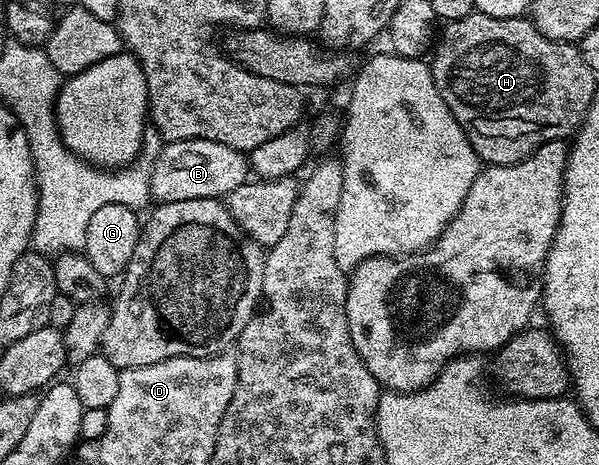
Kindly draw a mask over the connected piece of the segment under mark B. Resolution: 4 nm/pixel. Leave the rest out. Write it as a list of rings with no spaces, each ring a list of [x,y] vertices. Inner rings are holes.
[[[169,140],[156,153],[148,173],[152,200],[156,204],[186,202],[190,198],[226,198],[230,190],[247,184],[250,165],[247,155],[237,148],[213,140]]]

